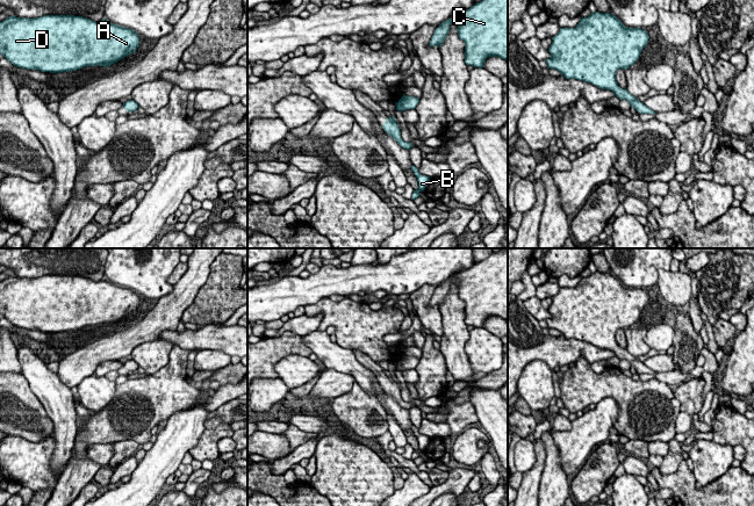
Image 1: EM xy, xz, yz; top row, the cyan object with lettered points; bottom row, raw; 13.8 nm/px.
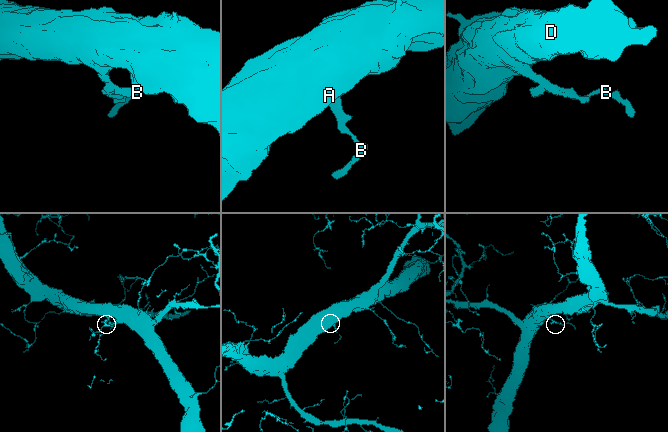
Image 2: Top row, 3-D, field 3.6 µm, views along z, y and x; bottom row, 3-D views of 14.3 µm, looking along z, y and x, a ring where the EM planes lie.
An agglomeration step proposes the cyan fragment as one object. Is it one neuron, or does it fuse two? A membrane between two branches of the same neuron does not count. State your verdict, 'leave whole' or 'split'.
leave whole

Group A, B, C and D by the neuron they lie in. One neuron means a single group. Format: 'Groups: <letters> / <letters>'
Groups: A B C D

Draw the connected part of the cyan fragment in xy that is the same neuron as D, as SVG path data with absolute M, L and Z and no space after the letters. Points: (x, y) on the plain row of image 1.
M74 275L8 276L0 282L0 313L16 327L41 332L60 333L96 325L108 327L134 313L139 303L136 291L106 279L95 282Z

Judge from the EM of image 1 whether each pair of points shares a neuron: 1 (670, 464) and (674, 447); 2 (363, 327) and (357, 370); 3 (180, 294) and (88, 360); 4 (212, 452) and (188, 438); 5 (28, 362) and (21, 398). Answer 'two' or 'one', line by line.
1: one
2: two
3: one
4: two
5: two

